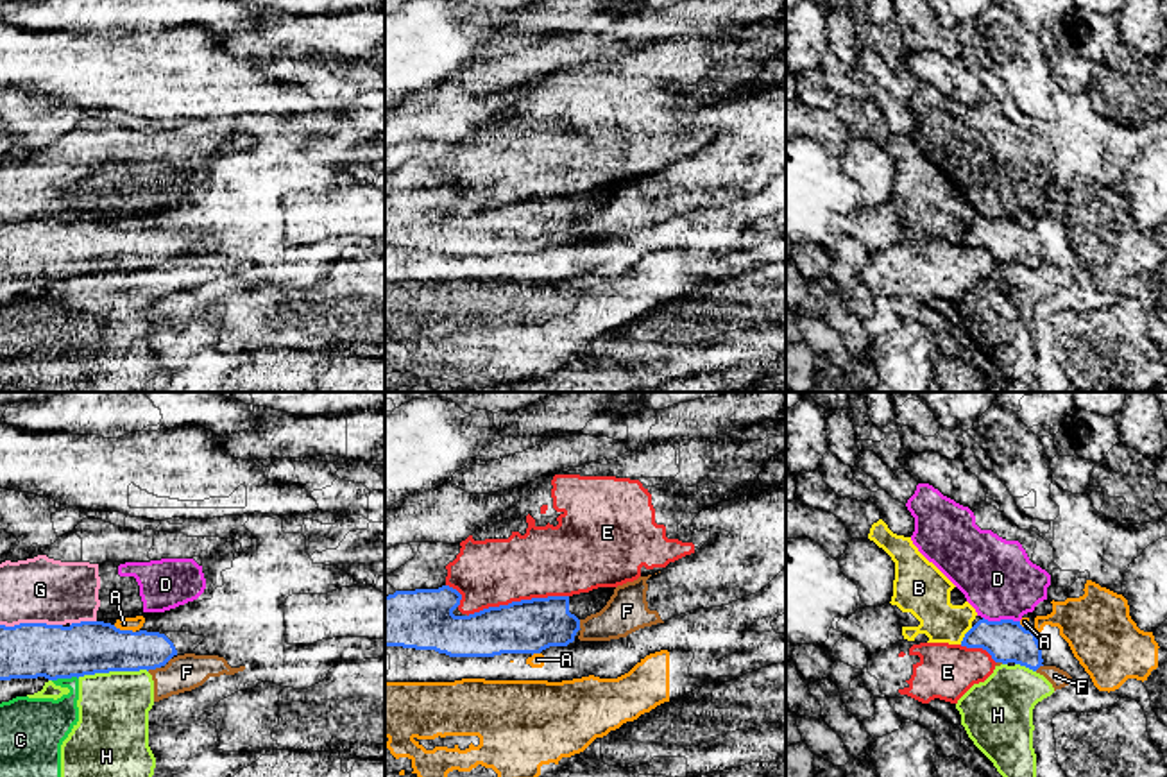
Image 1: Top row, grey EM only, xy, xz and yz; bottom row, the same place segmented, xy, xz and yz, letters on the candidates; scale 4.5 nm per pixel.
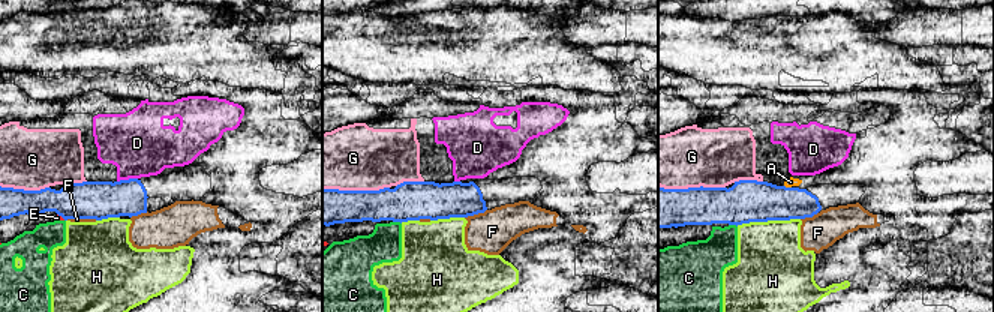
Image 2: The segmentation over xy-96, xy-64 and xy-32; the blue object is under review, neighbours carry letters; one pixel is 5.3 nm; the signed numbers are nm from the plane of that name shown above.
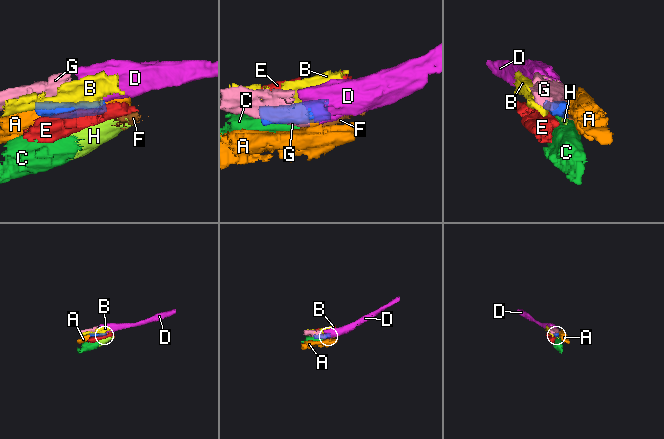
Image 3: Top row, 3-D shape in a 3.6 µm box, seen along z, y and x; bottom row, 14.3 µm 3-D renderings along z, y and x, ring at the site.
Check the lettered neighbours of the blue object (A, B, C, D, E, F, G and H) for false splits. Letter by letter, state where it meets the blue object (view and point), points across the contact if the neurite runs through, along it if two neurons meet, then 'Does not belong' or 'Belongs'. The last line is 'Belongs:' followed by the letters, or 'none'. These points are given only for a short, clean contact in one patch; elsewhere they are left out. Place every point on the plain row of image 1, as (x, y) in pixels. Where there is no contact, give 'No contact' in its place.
A: Touches blue at xy (124, 230). Boundary: xy (113, 224), (135, 231). Does not belong
B: Touches blue at yz (965, 235). Does not belong
C: Touches blue at xy (65, 276). Boundary: xy (77, 276), (58, 276), (52, 280). Does not belong
D: Touches blue at yz (1001, 219). Boundary: yz (983, 215), (988, 219), (1019, 221). Does not belong
E: Touches blue at xz (518, 201). Does not belong
F: Touches blue at xy (153, 267). Does not belong
G: Touches blue at xy (31, 222). Does not belong
H: Touches blue at xy (111, 269). Does not belong
Belongs: none

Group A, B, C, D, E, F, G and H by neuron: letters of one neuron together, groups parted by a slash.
A / B / C F H / D G / E

